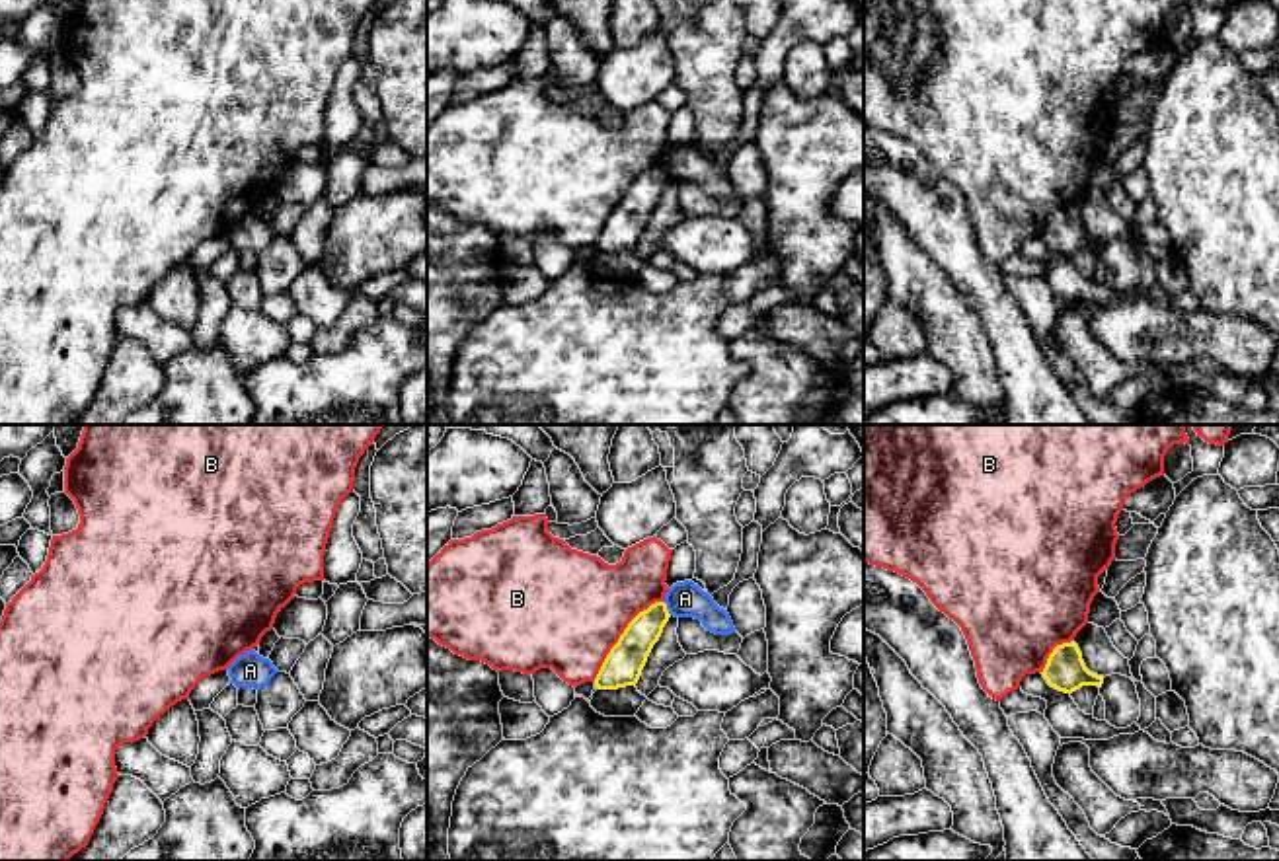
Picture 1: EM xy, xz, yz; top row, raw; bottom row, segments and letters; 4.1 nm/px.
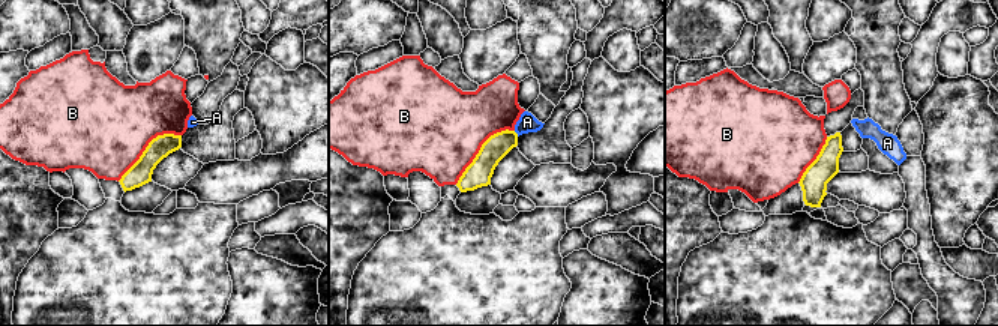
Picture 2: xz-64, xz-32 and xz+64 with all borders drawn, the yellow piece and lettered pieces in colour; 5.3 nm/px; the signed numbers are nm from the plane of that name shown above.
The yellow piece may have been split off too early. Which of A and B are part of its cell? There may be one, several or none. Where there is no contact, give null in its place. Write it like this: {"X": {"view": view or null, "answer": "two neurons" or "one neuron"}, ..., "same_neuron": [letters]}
{"A": {"view": "xz", "answer": "two neurons"}, "B": {"view": "xz", "answer": "two neurons"}, "same_neuron": []}

